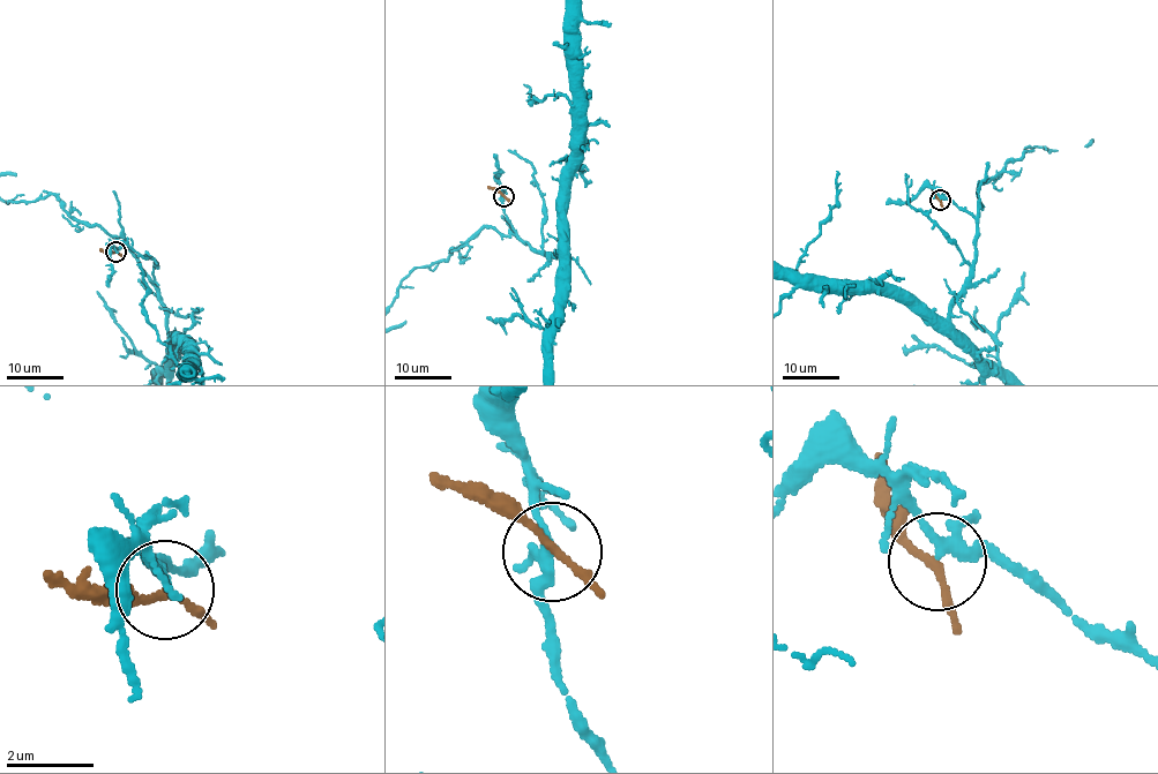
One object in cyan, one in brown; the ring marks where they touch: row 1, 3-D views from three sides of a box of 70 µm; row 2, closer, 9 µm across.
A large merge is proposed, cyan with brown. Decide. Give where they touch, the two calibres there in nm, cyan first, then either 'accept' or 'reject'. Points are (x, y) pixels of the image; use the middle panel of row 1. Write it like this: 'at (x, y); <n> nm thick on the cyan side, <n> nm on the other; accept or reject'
at (503, 196); 180 nm thick on the cyan side, 150 nm on the other; reject

